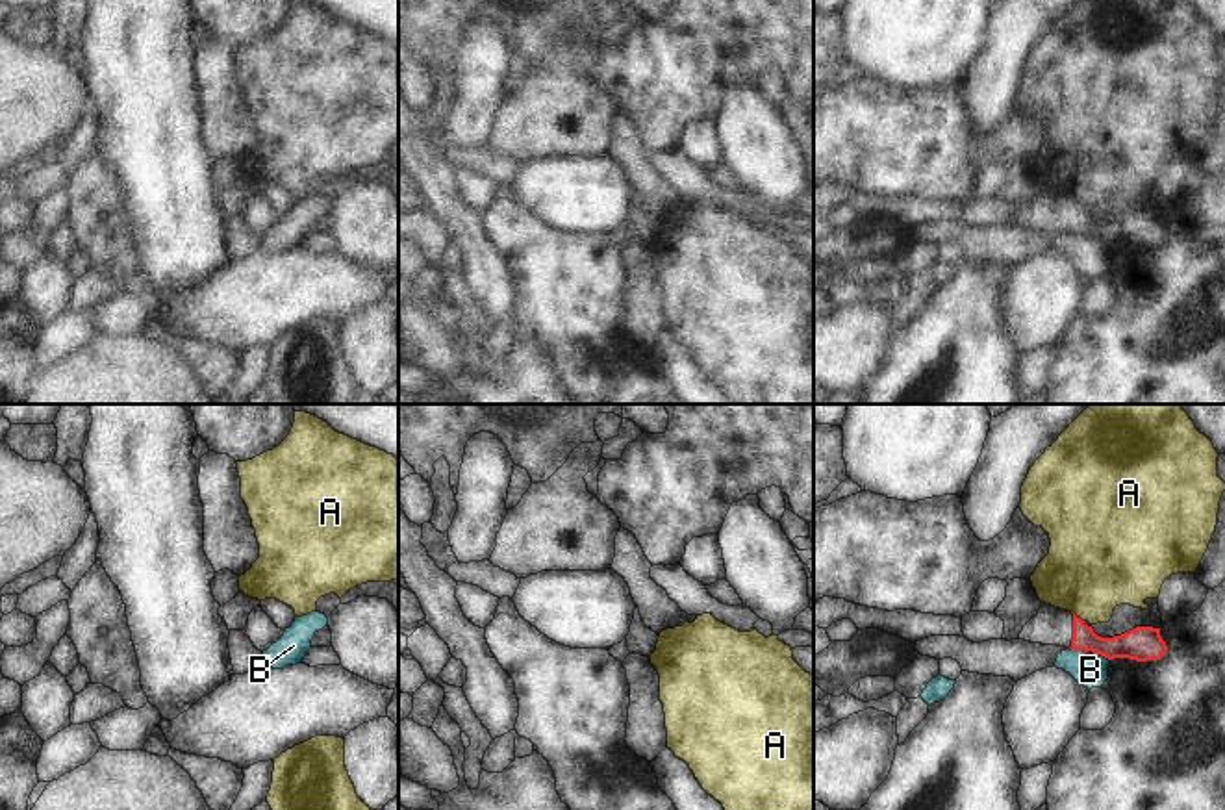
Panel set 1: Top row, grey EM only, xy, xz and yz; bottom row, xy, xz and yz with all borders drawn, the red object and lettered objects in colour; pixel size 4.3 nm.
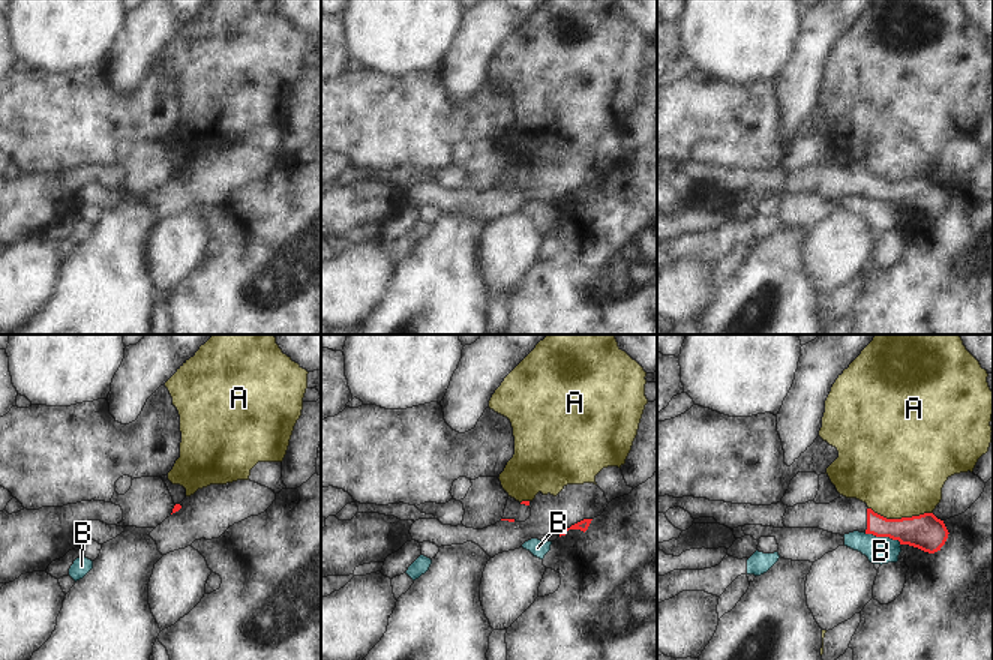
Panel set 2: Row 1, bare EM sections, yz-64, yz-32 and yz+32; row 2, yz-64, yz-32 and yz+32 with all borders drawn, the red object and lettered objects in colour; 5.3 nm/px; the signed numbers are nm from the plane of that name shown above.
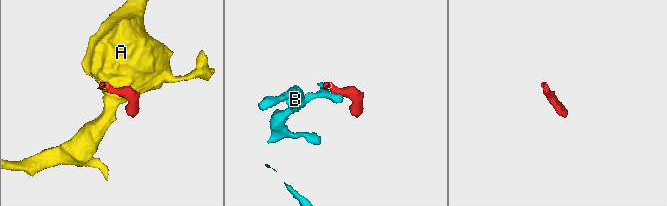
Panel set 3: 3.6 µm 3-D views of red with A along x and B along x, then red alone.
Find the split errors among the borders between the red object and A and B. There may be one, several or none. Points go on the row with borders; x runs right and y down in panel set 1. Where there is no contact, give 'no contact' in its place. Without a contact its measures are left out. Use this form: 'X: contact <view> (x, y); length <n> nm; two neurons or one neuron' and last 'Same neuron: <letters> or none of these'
A: contact yz (1075, 616); length 80 nm; two neurons
B: contact yz (1079, 649); length 80 nm; two neurons
Same neuron: none of these

